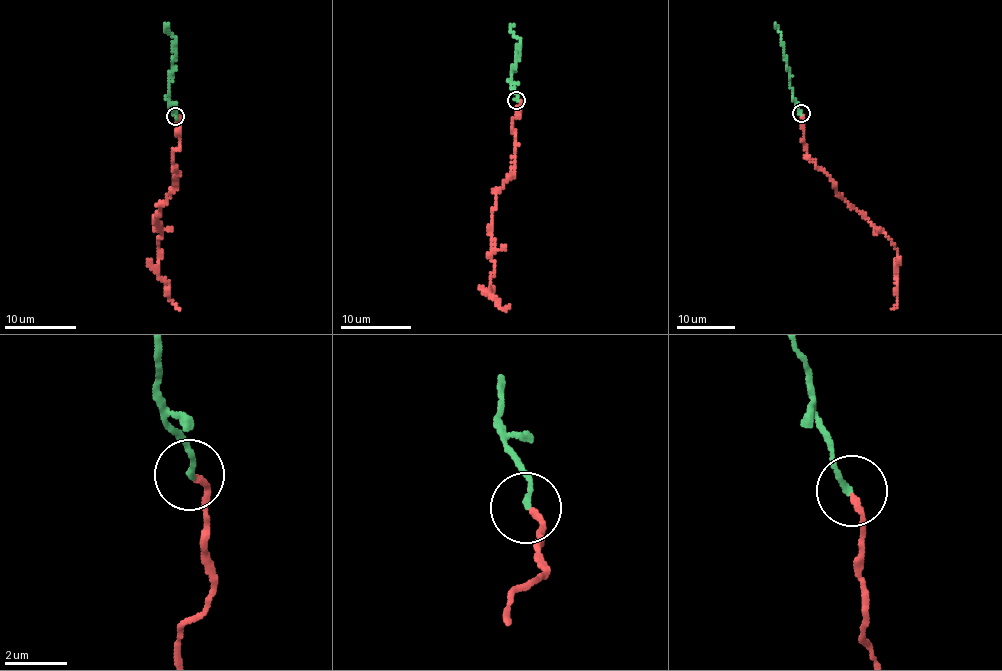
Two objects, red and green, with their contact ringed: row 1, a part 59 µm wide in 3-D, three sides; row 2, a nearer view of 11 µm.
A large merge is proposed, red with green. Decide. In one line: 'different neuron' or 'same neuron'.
same neuron

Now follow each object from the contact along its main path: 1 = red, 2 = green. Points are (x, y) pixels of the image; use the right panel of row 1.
1: (800, 113), (806, 155), (834, 183), (838, 196), (892, 241), (900, 263), (895, 266), (898, 300), (892, 310)
2: (800, 113), (792, 92), (783, 41), (774, 23)

